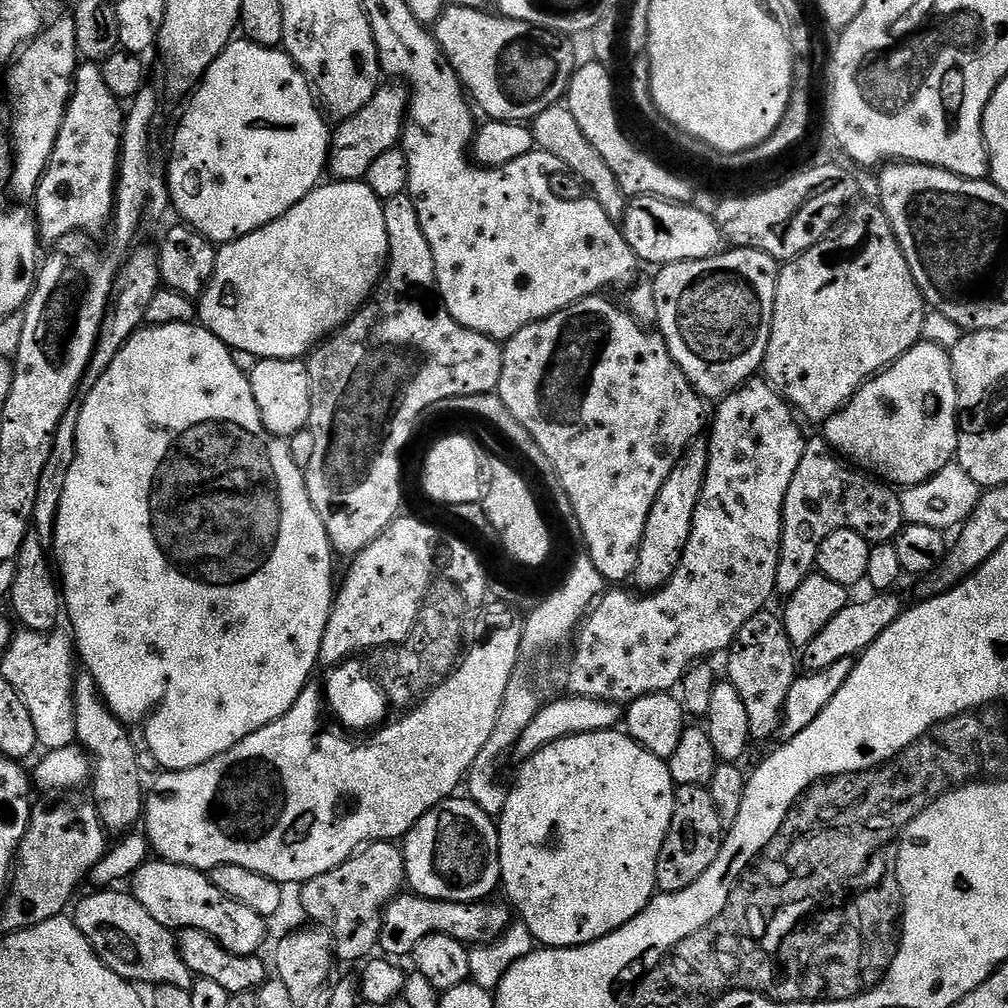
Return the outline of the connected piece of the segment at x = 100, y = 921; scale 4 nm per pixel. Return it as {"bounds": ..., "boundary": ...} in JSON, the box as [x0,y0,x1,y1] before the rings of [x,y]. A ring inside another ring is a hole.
{"bounds":[74,890,194,989],"boundary":[[[120,890],[93,891],[93,896],[75,905],[74,919],[78,930],[82,930],[100,961],[114,970],[114,974],[137,986],[165,984],[191,989],[194,977],[176,949],[173,929],[155,920],[135,896],[127,891],[116,891]]]}

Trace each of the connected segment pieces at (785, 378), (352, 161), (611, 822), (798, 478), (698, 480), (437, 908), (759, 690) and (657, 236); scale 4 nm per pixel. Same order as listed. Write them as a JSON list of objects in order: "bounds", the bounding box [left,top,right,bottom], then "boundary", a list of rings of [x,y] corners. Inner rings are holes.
[{"bounds":[762,203,926,426],"boundary":[[[857,203],[845,215],[839,227],[828,235],[825,240],[818,242],[813,248],[802,253],[802,255],[795,256],[794,259],[787,261],[781,267],[780,276],[776,280],[772,329],[770,330],[770,342],[766,346],[766,354],[764,355],[762,376],[763,379],[767,380],[788,401],[789,405],[799,415],[801,412],[810,423],[816,424],[816,426],[823,425],[824,421],[829,420],[833,414],[839,412],[851,400],[852,396],[867,380],[871,380],[877,372],[884,371],[899,356],[905,356],[915,344],[921,343],[922,340],[920,331],[922,330],[922,322],[924,321],[926,311],[924,295],[918,290],[918,286],[910,274],[910,268],[906,266],[906,258],[894,238],[894,232],[890,226],[890,222],[884,216],[883,210],[875,203],[859,204]]]},{"bounds":[327,82,409,181],"boundary":[[[388,82],[385,88],[384,85],[377,87],[374,95],[362,106],[362,110],[358,110],[358,114],[335,125],[328,146],[327,167],[333,181],[363,181],[366,170],[370,170],[370,165],[382,154],[386,154],[386,150],[401,143],[408,98],[409,93],[399,83]]]},{"bounds":[498,730,677,948],"boundary":[[[620,730],[607,732],[591,732],[567,736],[553,744],[547,744],[538,750],[529,760],[519,765],[520,773],[516,776],[512,788],[507,789],[508,797],[504,809],[498,817],[500,833],[500,878],[502,892],[512,899],[514,907],[520,911],[519,919],[525,928],[532,933],[533,941],[549,948],[577,948],[579,944],[589,944],[608,936],[614,930],[626,926],[657,895],[656,867],[658,854],[662,850],[662,842],[666,842],[666,834],[670,830],[670,822],[674,818],[674,798],[677,785],[672,782],[668,769],[668,761],[659,760],[654,754],[647,752],[640,744],[635,744],[632,737]]]},{"bounds":[776,438,905,598],"boundary":[[[823,438],[809,439],[802,450],[802,460],[798,462],[798,470],[794,470],[794,478],[790,478],[790,490],[786,490],[782,530],[780,531],[780,561],[776,570],[776,592],[779,595],[782,594],[781,597],[784,598],[792,596],[794,590],[798,590],[798,586],[802,586],[804,579],[813,575],[818,546],[822,546],[822,542],[826,538],[830,538],[830,534],[834,534],[834,530],[854,530],[872,544],[886,544],[895,541],[905,523],[900,492],[895,487],[889,486],[863,471],[853,470],[828,447],[827,440]]]},{"bounds":[634,438,708,594],"boundary":[[[697,438],[684,447],[684,453],[678,458],[674,470],[670,470],[670,478],[662,482],[662,490],[658,490],[654,506],[646,518],[642,542],[638,549],[634,581],[641,588],[641,593],[651,594],[662,588],[666,582],[670,582],[692,533],[694,510],[700,501],[707,469],[708,442],[707,439]]]},{"bounds":[379,894,508,958],"boundary":[[[401,894],[384,907],[384,917],[380,923],[379,951],[388,958],[408,958],[418,946],[418,942],[427,936],[449,936],[462,941],[465,946],[492,944],[504,935],[508,921],[506,922],[503,912],[491,904],[466,904],[458,901],[430,900],[417,894]]]},{"bounds":[726,610,798,740],"boundary":[[[772,610],[754,614],[754,618],[750,618],[750,622],[746,622],[742,630],[738,630],[726,659],[726,679],[732,683],[734,690],[738,690],[738,698],[742,698],[742,703],[746,706],[746,718],[750,718],[752,731],[751,739],[768,740],[775,732],[777,735],[782,728],[790,686],[798,675],[798,656],[786,634],[783,619],[777,613],[775,616]]]},{"bounds":[622,196,725,266],"boundary":[[[637,196],[627,201],[622,231],[637,261],[655,266],[677,264],[687,260],[701,260],[716,256],[725,247],[724,235],[718,230],[715,219],[693,206],[671,204],[655,200],[652,196]]]}]

